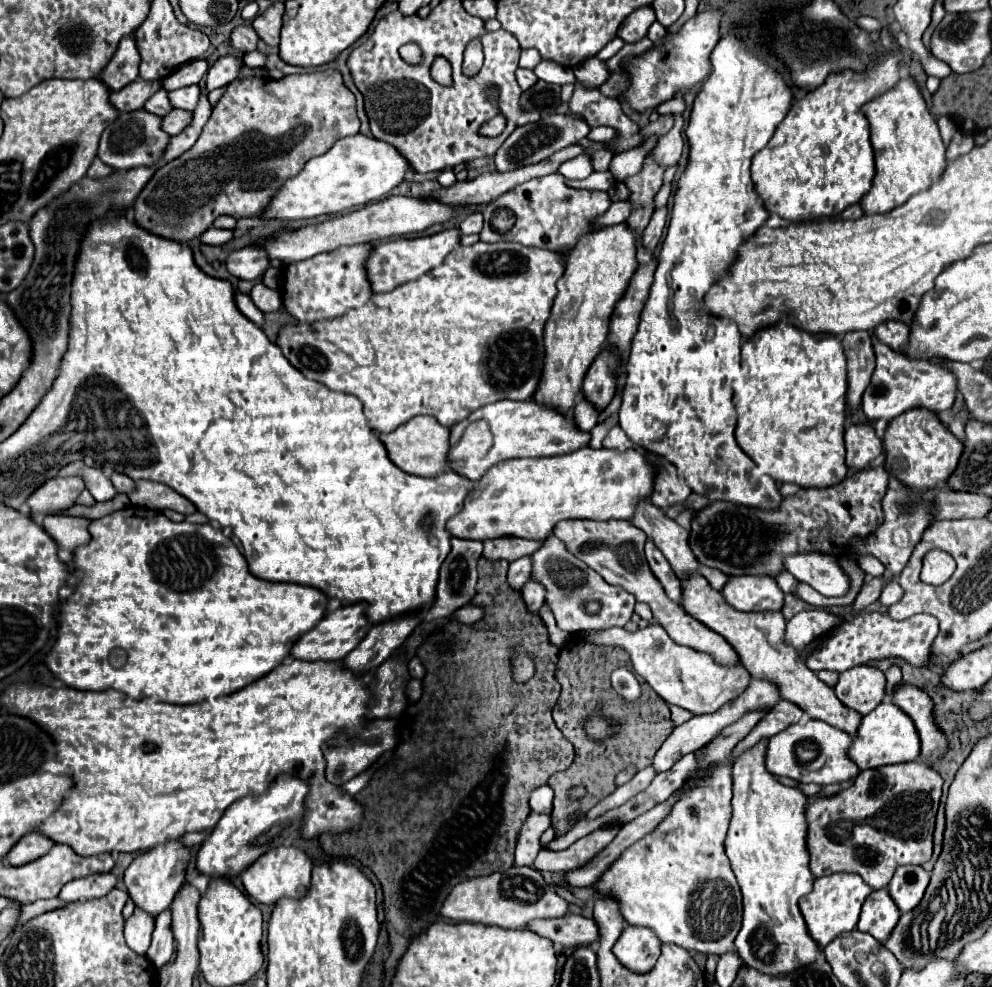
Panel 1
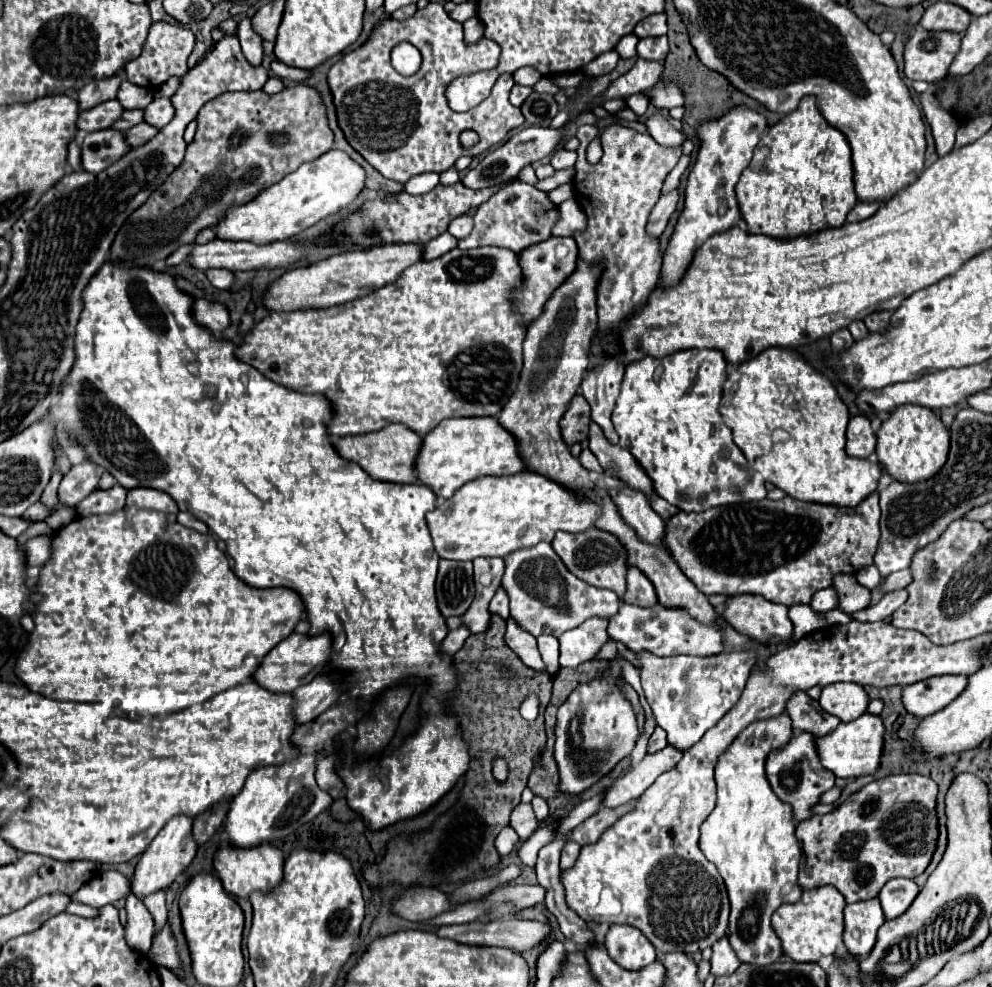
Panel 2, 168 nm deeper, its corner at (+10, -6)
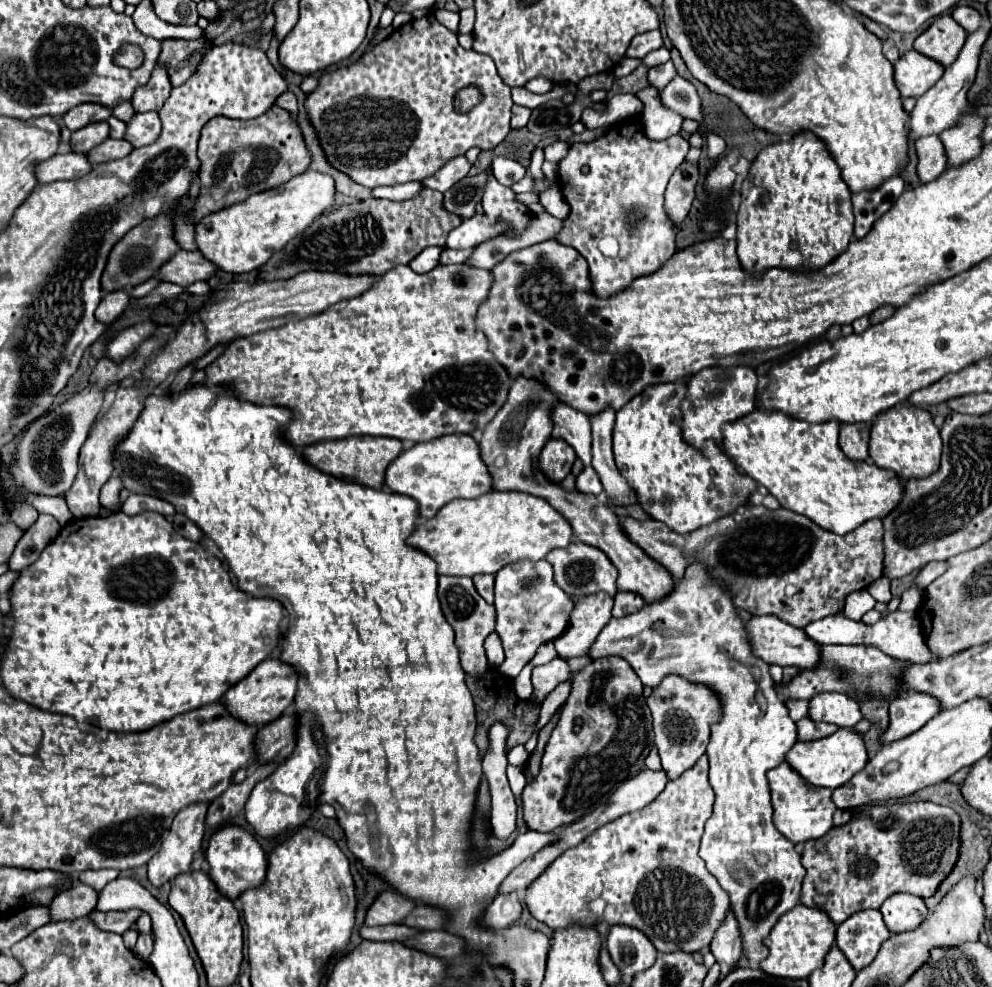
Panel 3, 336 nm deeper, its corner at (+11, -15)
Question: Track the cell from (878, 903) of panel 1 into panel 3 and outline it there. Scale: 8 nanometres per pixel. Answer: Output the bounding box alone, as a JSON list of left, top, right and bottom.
[835,909,891,971]

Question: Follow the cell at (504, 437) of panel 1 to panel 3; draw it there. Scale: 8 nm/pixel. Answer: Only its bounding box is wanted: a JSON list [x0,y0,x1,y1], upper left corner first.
[385,435,491,519]

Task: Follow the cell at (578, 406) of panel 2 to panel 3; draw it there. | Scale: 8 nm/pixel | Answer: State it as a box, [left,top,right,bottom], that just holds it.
[539,439,575,483]

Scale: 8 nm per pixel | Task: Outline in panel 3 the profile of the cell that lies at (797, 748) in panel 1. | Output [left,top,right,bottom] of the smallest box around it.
[767,763,835,843]

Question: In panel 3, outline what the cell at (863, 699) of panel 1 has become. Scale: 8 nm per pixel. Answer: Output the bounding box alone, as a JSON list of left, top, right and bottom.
[809,691,863,729]

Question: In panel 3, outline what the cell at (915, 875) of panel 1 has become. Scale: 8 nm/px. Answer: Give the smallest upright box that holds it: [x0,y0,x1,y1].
[879,893,929,933]

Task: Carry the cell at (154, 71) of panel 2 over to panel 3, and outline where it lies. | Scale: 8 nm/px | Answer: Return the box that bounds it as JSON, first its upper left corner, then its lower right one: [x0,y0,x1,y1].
[131,65,171,113]

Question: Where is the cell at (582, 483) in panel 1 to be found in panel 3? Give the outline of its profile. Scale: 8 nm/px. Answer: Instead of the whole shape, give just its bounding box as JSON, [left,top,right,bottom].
[409,491,573,577]

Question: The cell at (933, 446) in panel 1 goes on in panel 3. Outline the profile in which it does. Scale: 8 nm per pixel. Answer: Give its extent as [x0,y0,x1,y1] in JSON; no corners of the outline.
[869,405,941,481]

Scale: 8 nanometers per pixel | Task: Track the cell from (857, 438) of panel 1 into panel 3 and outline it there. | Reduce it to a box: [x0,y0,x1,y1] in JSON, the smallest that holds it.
[839,423,869,461]

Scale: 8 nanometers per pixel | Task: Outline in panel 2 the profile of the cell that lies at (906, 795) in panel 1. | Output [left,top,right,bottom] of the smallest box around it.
[796,774,938,904]

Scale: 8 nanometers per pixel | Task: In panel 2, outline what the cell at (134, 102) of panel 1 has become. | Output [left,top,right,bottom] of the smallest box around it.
[78,100,124,132]

